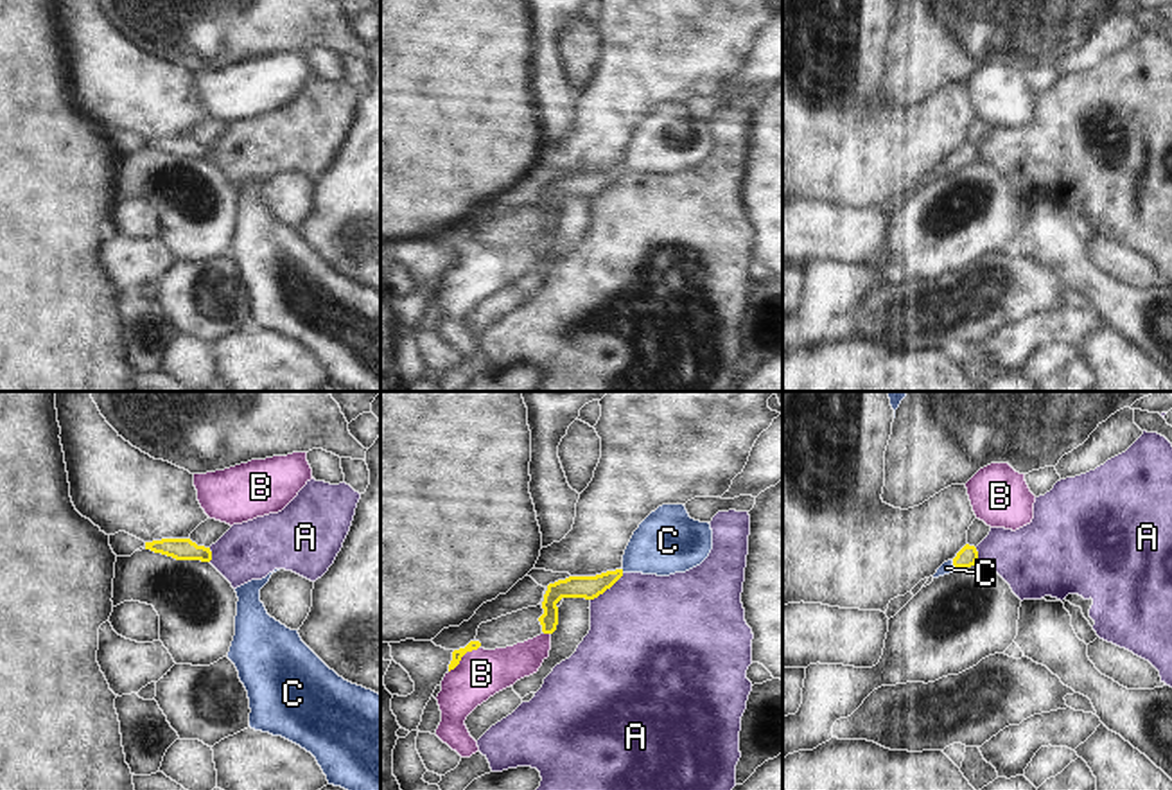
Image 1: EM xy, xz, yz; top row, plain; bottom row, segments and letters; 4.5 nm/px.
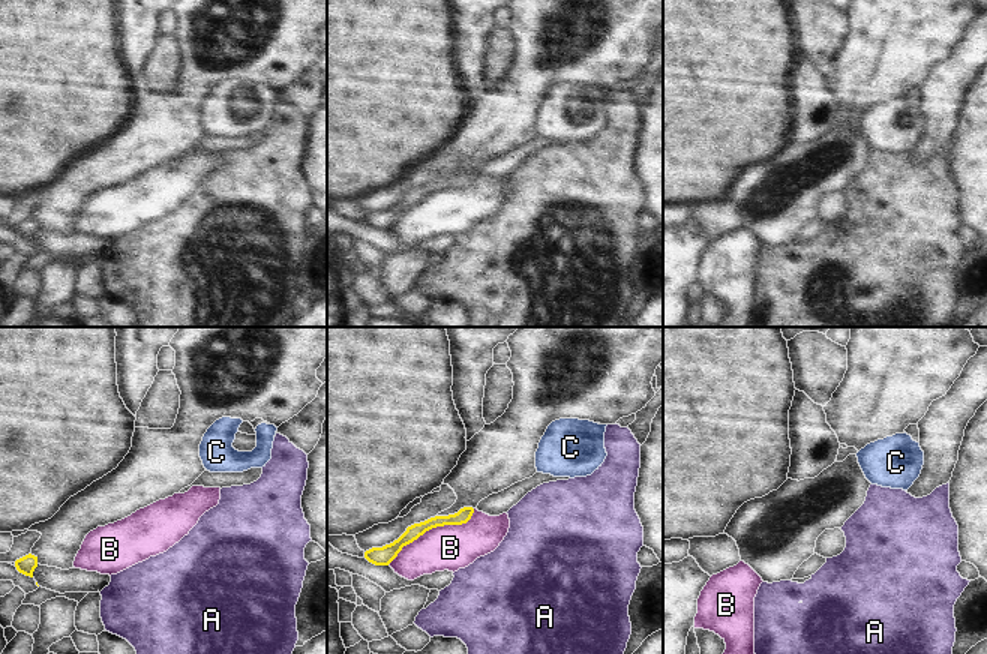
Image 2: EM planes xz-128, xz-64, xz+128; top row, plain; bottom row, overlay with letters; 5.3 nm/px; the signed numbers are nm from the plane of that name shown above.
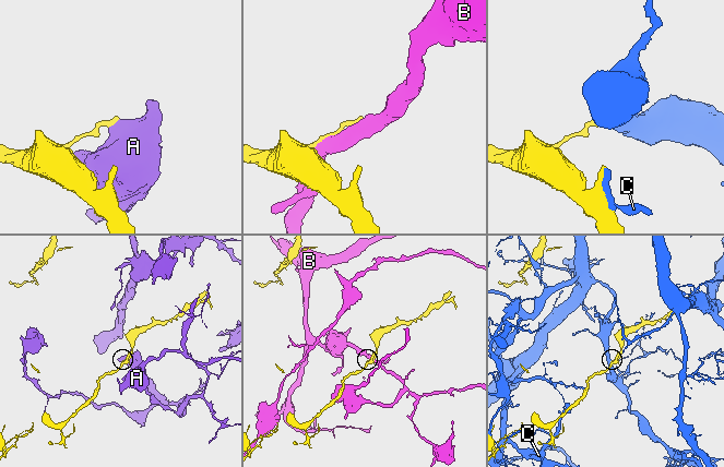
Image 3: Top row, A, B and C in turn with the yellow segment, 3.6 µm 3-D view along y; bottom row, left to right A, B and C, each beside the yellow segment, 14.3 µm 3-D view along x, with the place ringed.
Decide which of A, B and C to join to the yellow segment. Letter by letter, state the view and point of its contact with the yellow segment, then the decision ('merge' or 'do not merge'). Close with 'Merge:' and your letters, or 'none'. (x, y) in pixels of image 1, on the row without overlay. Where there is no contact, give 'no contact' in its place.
A: xz (607, 185) | do not merge
B: xz (462, 254) | do not merge
C: yz (953, 162) | do not merge
Merge: none

